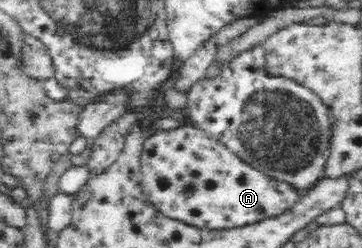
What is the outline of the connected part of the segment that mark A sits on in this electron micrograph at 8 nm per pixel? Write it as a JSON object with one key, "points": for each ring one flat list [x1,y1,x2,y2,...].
{"points":[[195,125,149,130,142,147,141,172,143,192,154,208,166,217,199,228,223,230,256,223,280,215,299,199,298,191,291,183,252,167,227,144,210,138,207,131]]}

